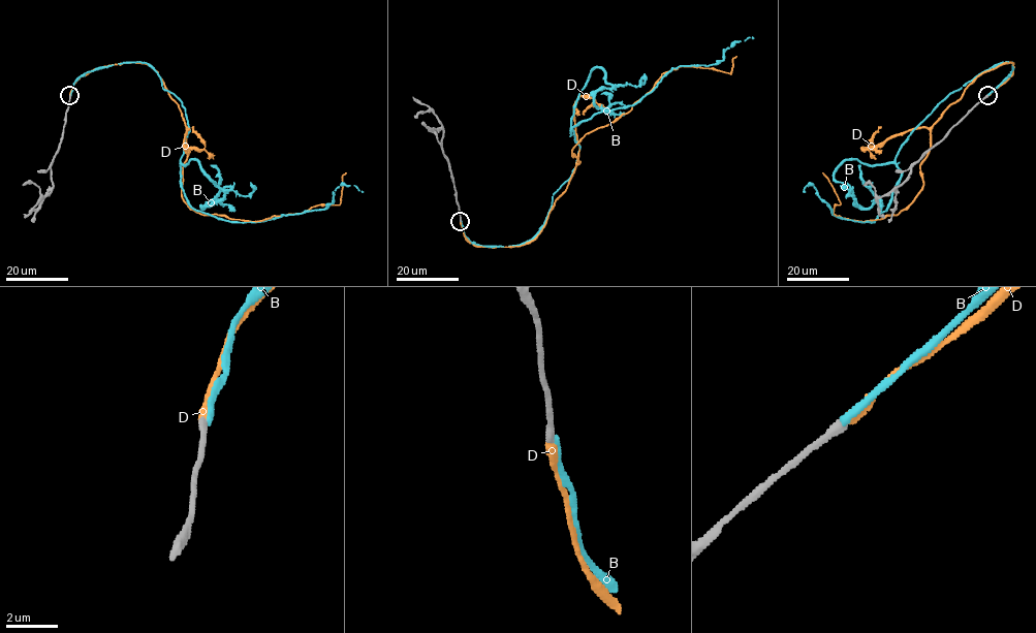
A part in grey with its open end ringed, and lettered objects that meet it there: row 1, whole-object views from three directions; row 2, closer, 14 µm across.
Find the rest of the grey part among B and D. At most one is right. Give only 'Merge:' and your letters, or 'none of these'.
Merge: D

